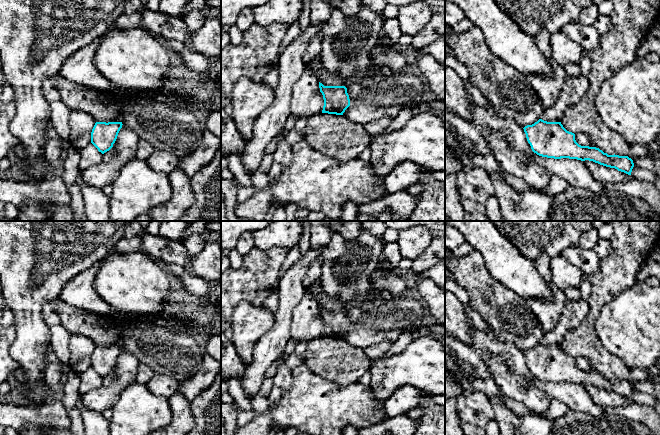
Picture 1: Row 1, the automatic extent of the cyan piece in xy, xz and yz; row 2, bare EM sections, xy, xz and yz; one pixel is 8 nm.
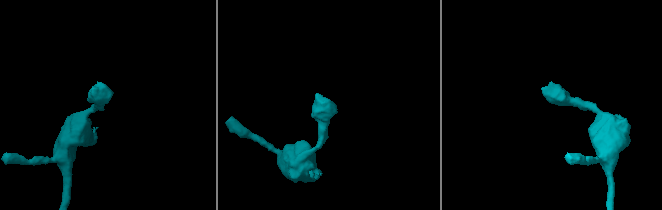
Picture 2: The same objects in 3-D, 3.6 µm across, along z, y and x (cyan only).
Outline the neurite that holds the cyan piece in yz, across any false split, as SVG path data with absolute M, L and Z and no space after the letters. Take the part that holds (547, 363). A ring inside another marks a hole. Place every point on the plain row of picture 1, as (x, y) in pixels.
M539 343L523 353L532 375L539 380L589 384L631 399L634 391L631 382L615 378L608 379L599 372L579 369L575 364L575 358L567 355L561 346L547 346Z

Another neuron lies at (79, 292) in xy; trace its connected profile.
M103 260L74 276L63 288L59 298L90 314L114 317L119 311L107 304L96 292L93 282Z

